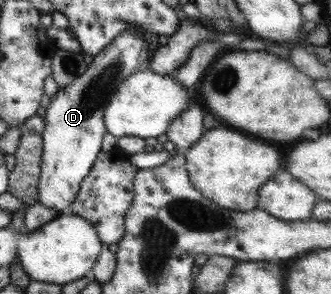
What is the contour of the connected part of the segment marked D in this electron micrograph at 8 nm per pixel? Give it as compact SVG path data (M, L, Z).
M136 28L122 30L104 49L88 60L87 71L66 87L60 87L53 95L49 106L44 111L44 127L41 132L41 162L36 184L36 203L55 209L60 214L69 213L71 203L79 192L80 181L88 175L92 163L100 151L102 135L107 132L104 125L103 113L109 99L118 85L129 75L146 70L148 44Z

